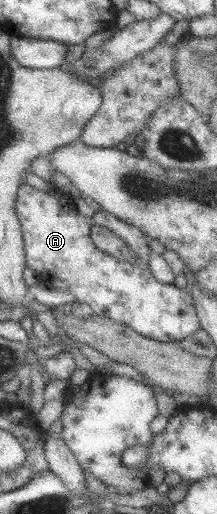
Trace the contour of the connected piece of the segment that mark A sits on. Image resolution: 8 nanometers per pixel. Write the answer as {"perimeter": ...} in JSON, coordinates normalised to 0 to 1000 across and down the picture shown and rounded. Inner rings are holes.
{"perimeter":[[[111,354],[83,374],[74,411],[111,440],[111,469],[120,475],[124,519],[171,535],[175,547],[198,549],[221,560],[281,560],[313,564],[346,576],[346,584],[392,588],[419,595],[452,613],[516,619],[548,628],[618,638],[641,650],[742,665],[834,665],[857,654],[926,642],[922,615],[903,597],[899,578],[876,564],[820,560],[802,553],[733,549],[700,531],[691,502],[700,496],[696,467],[673,455],[613,436],[548,428],[544,420],[507,412],[456,409],[419,422],[364,416],[355,395],[323,379],[276,379],[235,372],[194,372],[152,360]],[[429,440],[484,440],[567,465],[622,490],[622,508],[567,508],[475,490],[419,467]]]}

